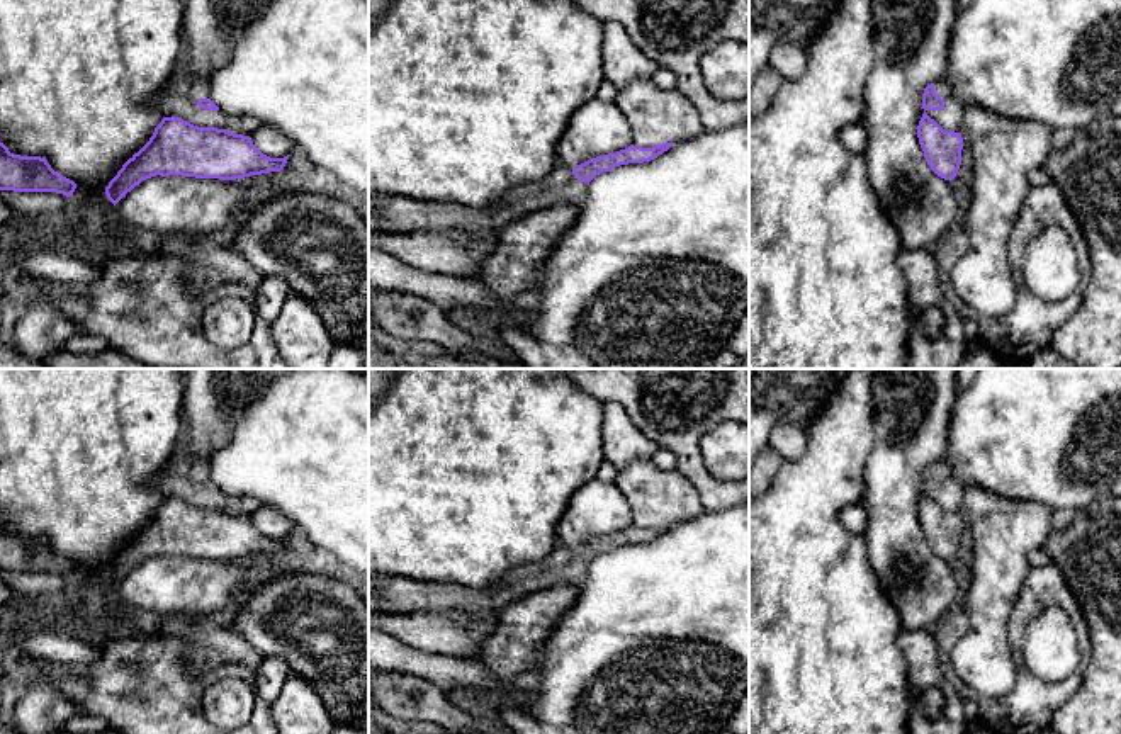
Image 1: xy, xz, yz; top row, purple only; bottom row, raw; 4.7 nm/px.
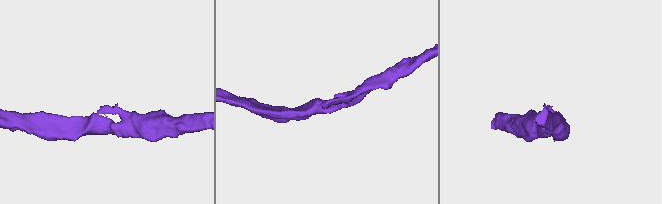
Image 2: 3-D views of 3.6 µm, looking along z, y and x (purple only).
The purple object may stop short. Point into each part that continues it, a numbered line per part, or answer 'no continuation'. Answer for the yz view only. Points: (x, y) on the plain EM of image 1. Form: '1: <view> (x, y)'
1: yz (950, 498)

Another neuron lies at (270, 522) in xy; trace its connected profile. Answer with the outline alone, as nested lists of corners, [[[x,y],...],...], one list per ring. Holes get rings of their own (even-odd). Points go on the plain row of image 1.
[[[272,506],[256,508],[250,518],[256,530],[270,539],[284,539],[297,532],[294,522]]]

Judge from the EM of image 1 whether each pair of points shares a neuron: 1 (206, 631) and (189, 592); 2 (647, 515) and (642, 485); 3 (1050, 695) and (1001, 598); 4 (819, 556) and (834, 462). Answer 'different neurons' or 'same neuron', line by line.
1: different neurons
2: same neuron
3: different neurons
4: same neuron

